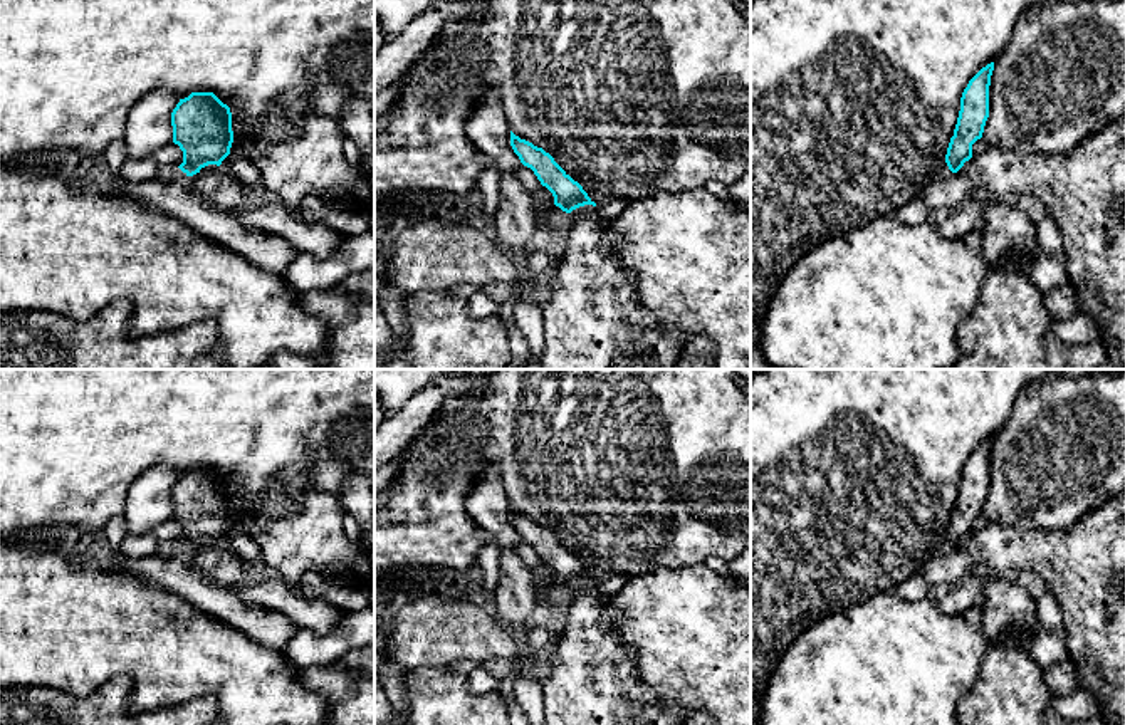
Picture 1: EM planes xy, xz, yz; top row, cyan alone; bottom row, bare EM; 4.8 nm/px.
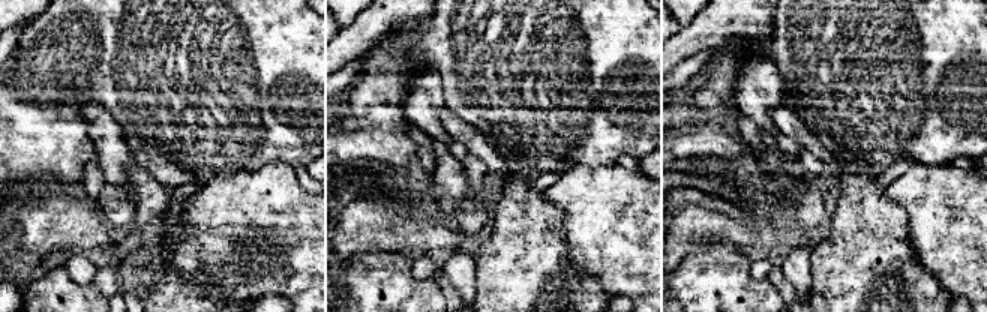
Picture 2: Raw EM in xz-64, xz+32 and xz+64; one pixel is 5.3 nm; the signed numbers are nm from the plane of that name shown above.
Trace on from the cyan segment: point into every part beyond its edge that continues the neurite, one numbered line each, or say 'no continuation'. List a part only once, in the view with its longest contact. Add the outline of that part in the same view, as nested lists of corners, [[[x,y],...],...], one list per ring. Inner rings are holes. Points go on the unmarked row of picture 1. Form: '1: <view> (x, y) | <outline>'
no continuation

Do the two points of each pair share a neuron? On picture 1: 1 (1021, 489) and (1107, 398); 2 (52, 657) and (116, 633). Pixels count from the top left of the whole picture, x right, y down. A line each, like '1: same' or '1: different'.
1: same
2: same

